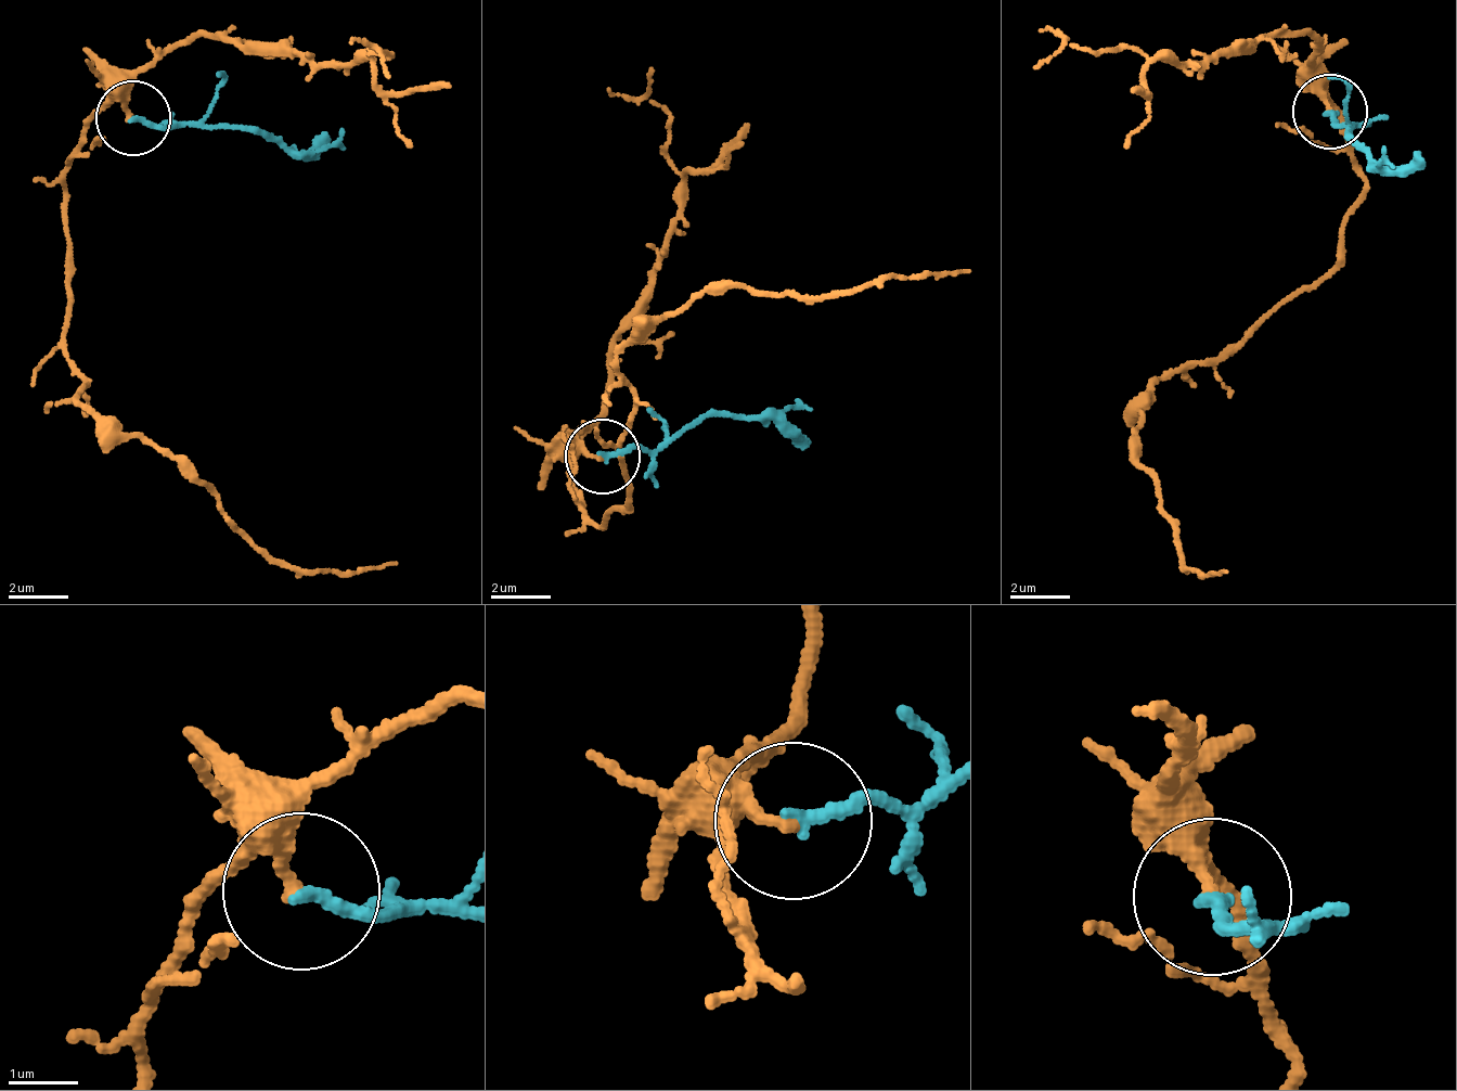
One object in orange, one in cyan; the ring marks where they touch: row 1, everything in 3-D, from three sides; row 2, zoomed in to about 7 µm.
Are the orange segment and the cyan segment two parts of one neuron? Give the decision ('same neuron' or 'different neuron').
different neuron

